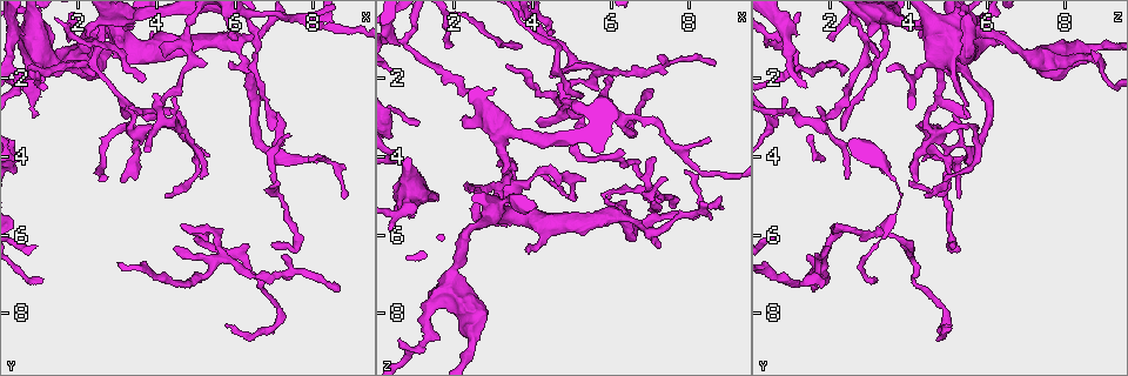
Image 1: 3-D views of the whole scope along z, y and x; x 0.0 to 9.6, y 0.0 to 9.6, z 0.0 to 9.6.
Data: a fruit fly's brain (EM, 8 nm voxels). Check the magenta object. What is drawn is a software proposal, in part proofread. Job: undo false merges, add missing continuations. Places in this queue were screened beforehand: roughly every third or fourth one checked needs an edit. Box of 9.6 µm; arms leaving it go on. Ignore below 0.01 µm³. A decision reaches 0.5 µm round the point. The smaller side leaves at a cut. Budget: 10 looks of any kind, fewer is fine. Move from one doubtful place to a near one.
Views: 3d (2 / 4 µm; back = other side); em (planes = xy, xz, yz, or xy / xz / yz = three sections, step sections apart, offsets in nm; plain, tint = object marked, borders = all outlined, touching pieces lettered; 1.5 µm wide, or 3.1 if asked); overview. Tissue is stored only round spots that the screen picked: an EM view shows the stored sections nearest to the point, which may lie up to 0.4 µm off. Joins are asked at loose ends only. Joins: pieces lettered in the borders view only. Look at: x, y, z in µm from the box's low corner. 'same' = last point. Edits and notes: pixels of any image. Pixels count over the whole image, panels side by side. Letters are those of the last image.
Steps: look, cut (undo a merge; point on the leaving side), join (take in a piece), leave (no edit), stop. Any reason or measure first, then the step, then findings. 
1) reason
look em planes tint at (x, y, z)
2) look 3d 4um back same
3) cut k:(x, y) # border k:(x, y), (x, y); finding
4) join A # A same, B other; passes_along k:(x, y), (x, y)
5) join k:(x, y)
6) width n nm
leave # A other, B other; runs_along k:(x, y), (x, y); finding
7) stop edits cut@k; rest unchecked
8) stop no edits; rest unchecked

thin end
look 3d 4um at (7.90, 4.15, 4.35)

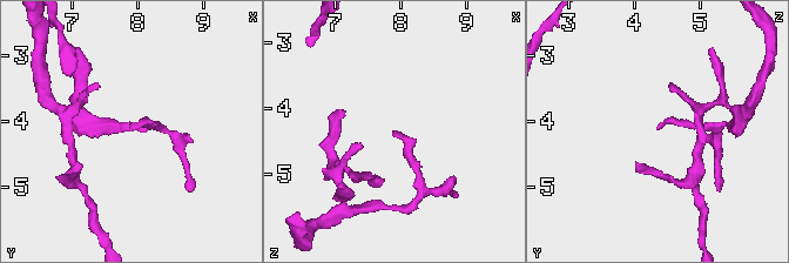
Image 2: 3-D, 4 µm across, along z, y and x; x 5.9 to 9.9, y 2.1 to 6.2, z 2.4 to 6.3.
look em planes plain at (7.85, 4.10, 4.35)

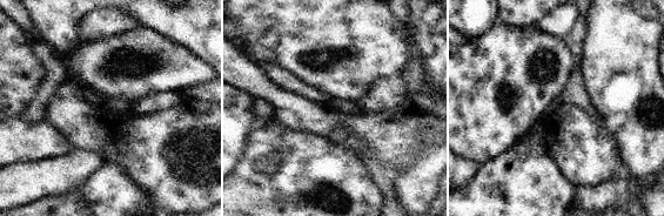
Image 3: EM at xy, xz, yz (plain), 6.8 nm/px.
what lies round it
look em planes borders same

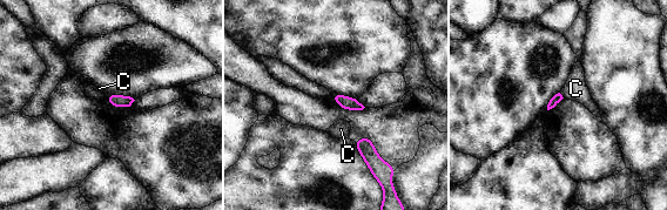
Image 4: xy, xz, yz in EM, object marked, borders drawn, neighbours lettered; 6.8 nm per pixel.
leave # C other; none of them fits

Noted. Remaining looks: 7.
sharp bend
look em xz step 8 borders at (4.90, 5.90, 2.25)

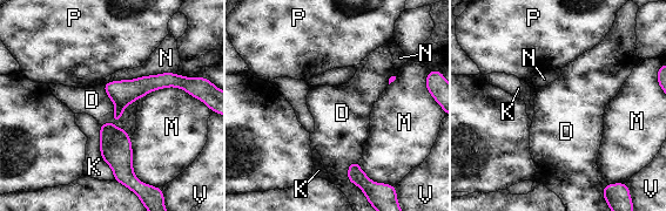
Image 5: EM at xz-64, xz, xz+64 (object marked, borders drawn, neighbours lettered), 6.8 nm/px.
leave # D other, K other, M other, N other, P other, V other; continuous, no second neuron

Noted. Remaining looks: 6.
four-way junction
look em xz step 8 tint at (0.70, 1.80, 1.05)

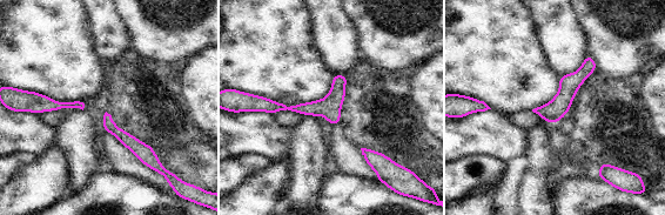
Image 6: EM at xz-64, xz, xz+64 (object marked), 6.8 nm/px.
cut it another way
look em planes borders same

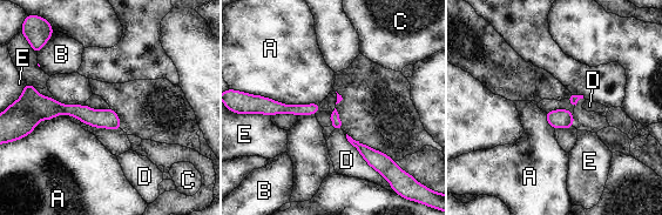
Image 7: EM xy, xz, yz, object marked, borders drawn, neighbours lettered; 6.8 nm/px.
leave # A other, B other, C other, D other, E other; runs_along 7:(32, 105), (109, 119), (117, 127); continuous, no second neuron

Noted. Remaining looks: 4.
thin end
look 3d 4um at (2.35, 1.95, 2.30)

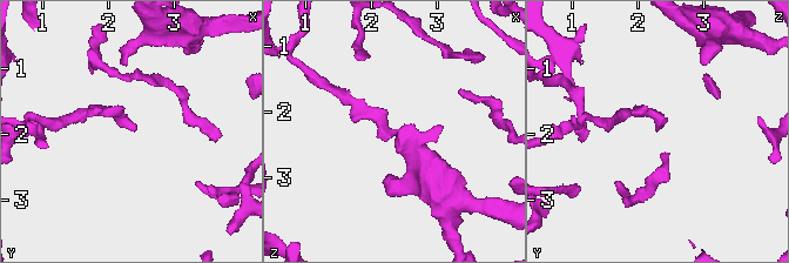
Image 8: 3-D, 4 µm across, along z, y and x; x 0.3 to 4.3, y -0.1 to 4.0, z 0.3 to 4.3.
look em planes borders at (2.40, 1.90, 2.35)

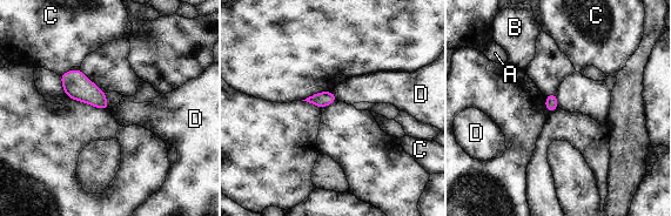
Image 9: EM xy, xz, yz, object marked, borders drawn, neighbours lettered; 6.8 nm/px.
width 100 nm
leave # A other, B other, C other, D other; border 9:(333, 90), (337, 99); no lettered piece goes on from it

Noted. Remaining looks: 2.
stop no edits; rest unchecked

